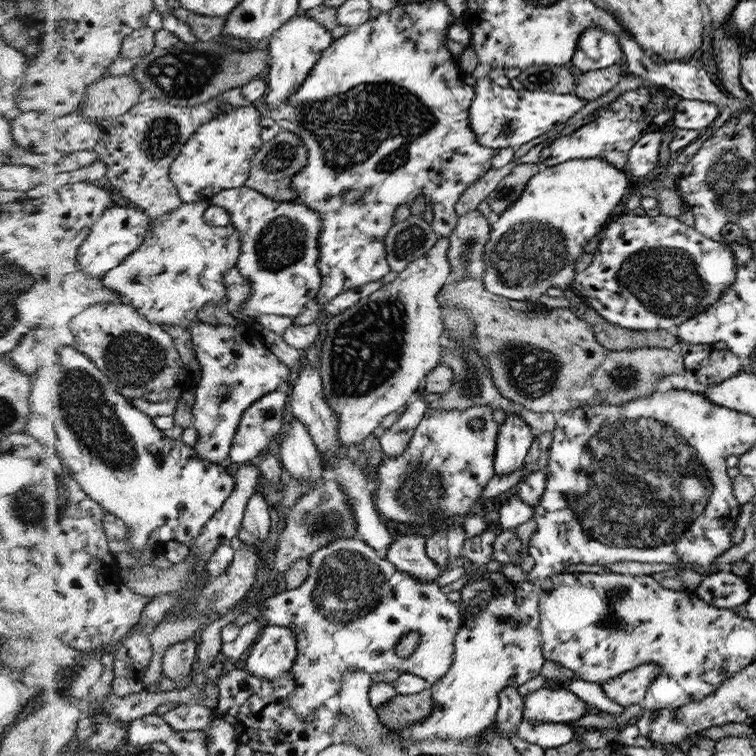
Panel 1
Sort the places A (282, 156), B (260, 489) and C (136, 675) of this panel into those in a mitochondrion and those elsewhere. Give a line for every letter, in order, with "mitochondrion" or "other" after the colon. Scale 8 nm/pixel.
A: mitochondrion
B: other
C: other

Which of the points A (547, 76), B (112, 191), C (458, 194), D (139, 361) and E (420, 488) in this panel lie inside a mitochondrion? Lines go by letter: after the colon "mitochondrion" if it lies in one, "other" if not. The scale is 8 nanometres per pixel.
A: mitochondrion
B: other
C: other
D: mitochondrion
E: mitochondrion

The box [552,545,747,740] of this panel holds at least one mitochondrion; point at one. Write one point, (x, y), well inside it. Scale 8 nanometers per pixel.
(609, 620)

